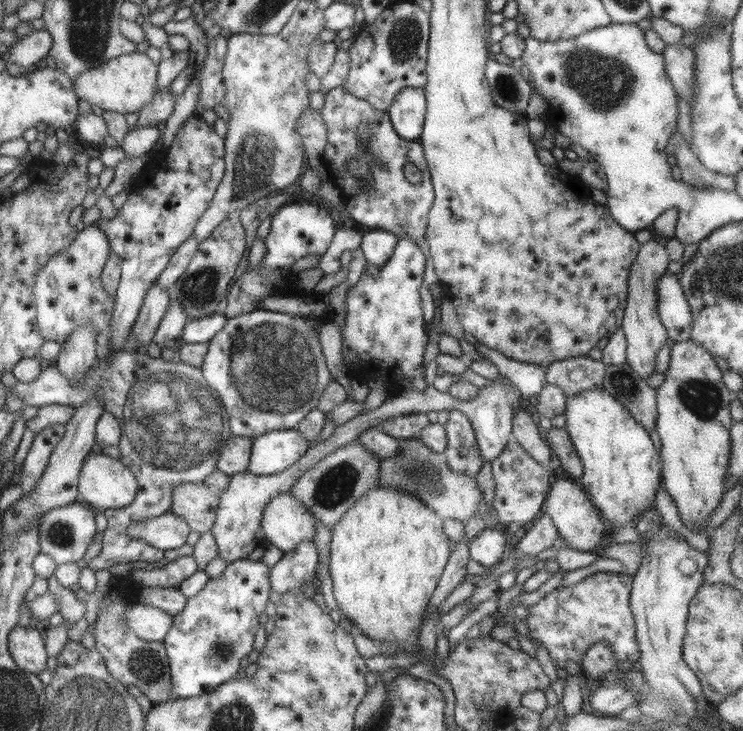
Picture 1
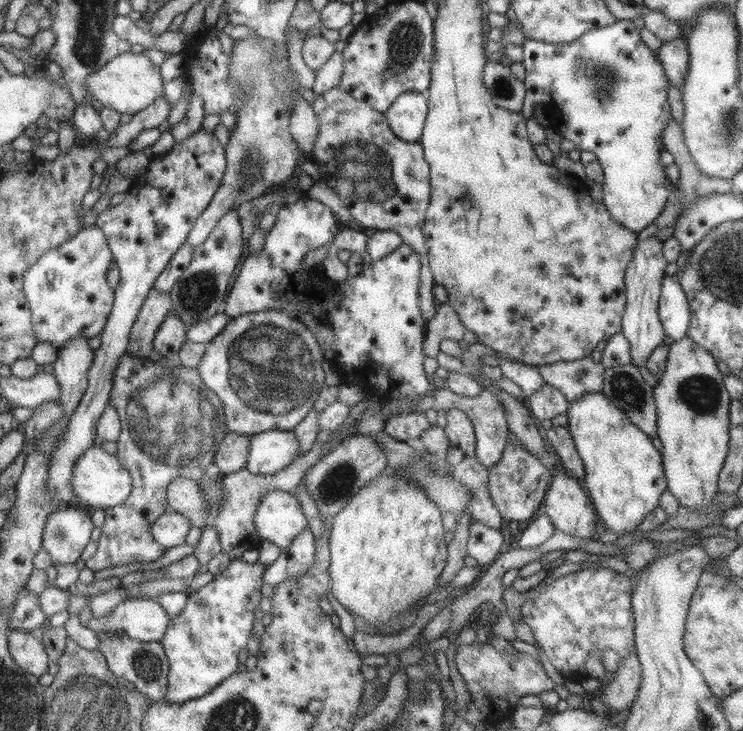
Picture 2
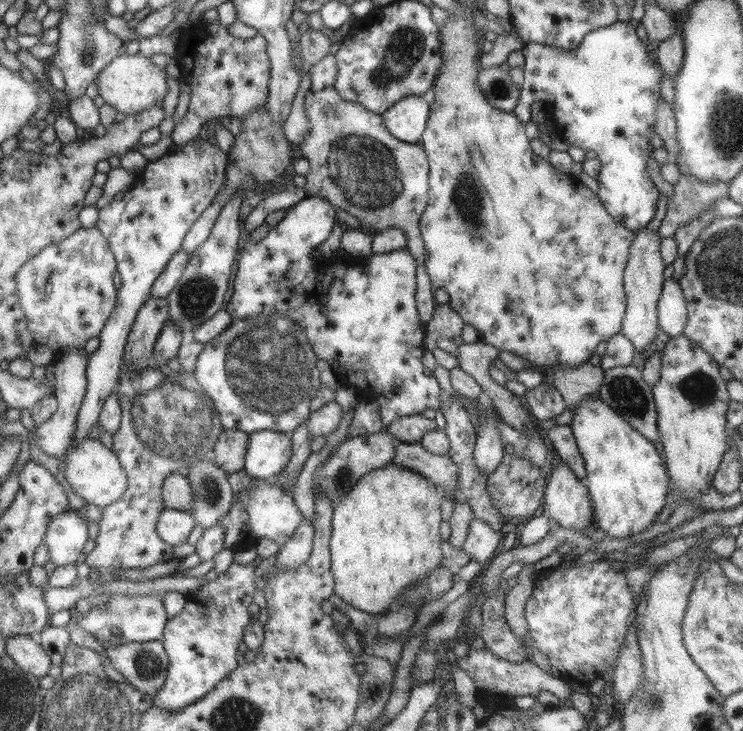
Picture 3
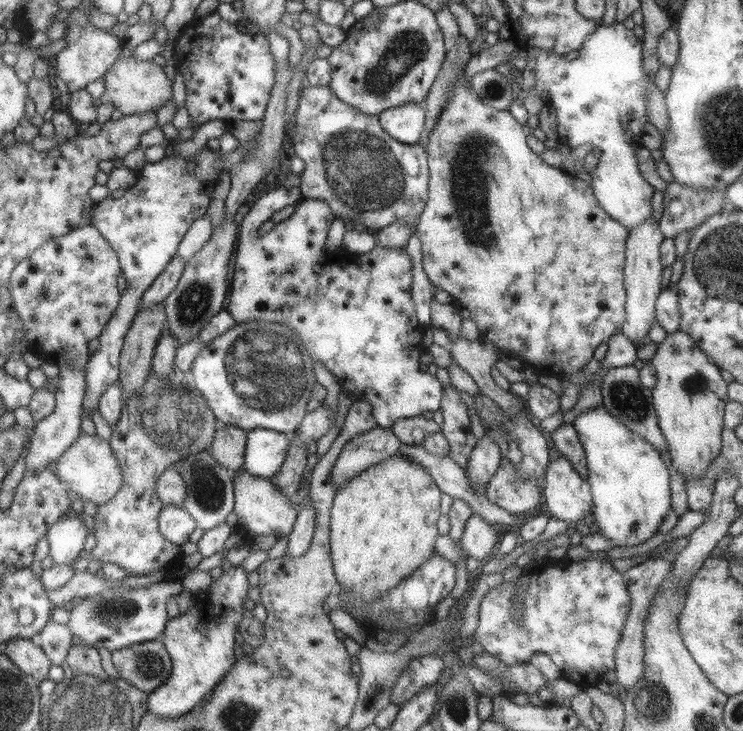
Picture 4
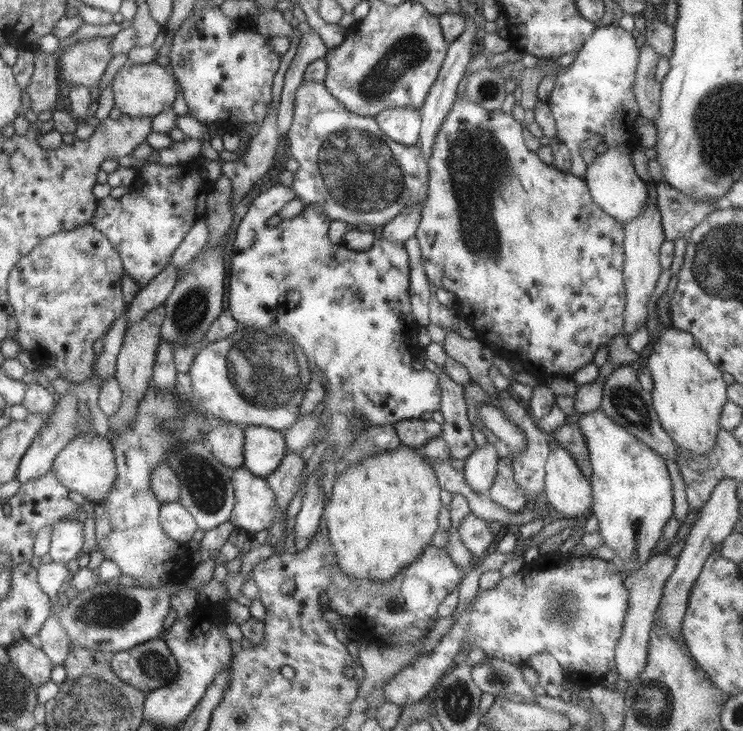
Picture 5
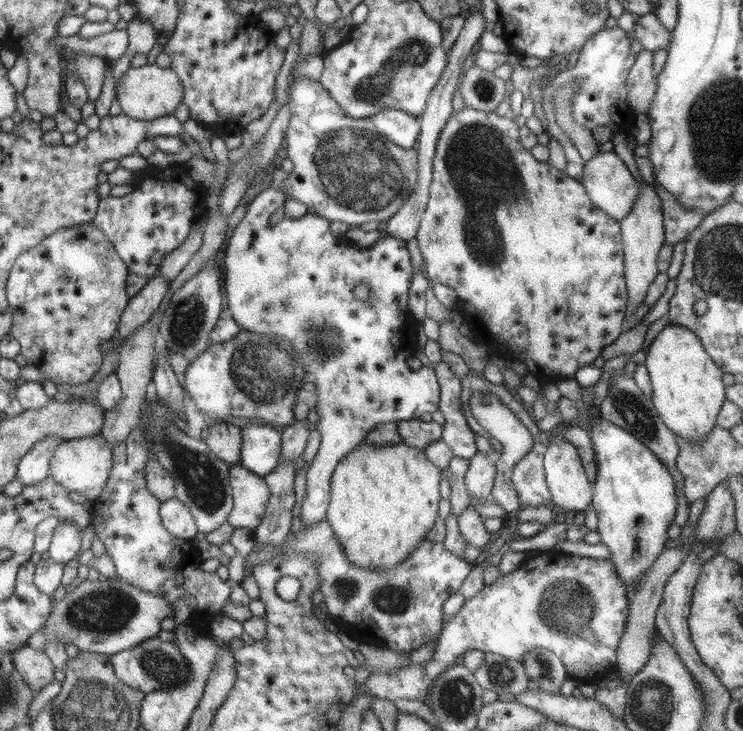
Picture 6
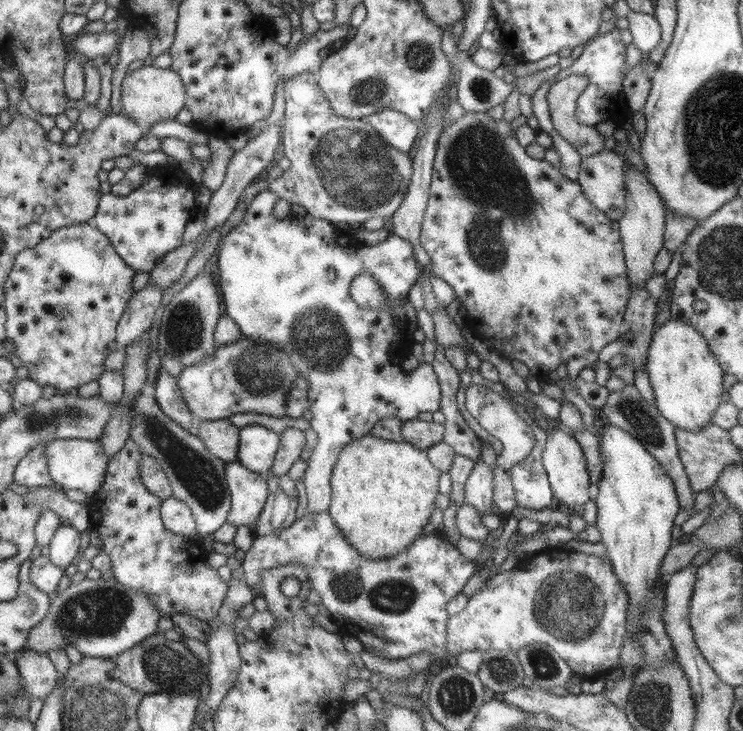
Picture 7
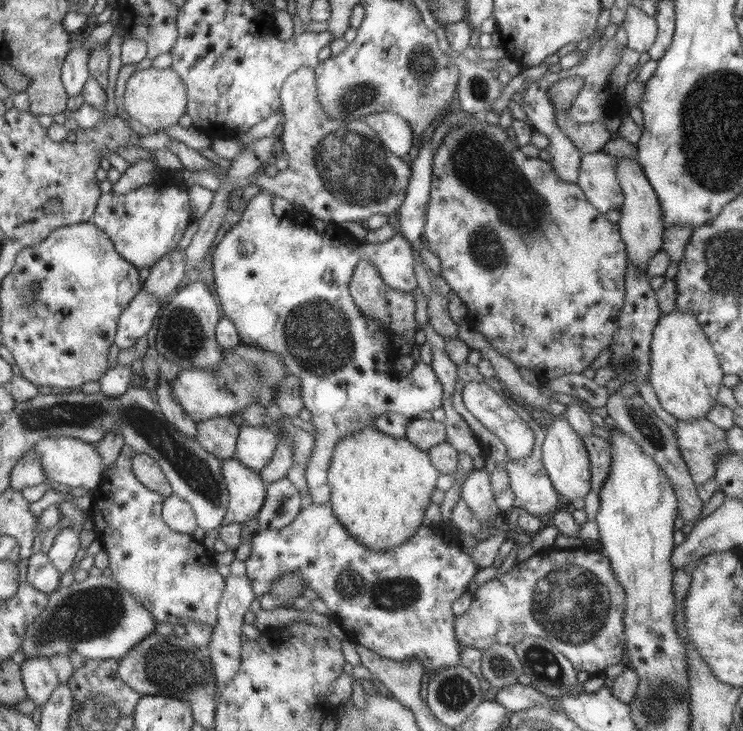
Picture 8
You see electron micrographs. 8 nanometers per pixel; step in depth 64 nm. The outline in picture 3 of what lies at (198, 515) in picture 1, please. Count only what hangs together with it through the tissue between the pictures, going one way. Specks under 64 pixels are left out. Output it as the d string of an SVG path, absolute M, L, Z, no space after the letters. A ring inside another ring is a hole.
M172 473L164 479L162 485L163 499L166 509L181 510L193 514L194 491L186 475Z

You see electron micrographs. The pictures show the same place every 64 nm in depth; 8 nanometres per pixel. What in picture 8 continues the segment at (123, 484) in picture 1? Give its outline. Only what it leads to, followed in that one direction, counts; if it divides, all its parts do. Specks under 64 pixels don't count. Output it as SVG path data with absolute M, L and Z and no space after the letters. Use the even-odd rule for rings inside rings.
M58 435L54 438L43 438L33 446L32 451L40 454L44 474L52 482L64 484L72 489L82 487L93 492L103 482L104 461L94 443Z

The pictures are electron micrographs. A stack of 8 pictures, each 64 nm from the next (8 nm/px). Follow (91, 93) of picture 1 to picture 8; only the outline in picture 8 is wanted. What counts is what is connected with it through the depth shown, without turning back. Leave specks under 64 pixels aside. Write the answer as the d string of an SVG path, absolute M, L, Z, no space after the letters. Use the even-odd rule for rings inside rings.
M152 66L132 73L126 82L121 103L142 131L158 132L178 123L179 118L187 112L187 90L180 75L171 67L159 69Z

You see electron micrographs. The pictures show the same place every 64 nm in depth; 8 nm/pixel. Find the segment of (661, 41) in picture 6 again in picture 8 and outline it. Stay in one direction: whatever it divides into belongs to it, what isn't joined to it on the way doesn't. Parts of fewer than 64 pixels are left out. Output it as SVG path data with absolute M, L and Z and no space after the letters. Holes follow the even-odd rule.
M629 3L626 17L622 23L628 34L627 47L646 55L658 36L658 25L655 17Z

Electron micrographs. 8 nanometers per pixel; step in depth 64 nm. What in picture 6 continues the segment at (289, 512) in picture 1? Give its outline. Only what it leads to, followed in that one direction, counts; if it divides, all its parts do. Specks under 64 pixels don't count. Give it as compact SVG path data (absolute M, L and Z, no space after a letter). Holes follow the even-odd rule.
M236 464L230 467L230 484L234 506L227 522L236 528L250 528L254 532L265 517L271 492L264 477L254 475Z

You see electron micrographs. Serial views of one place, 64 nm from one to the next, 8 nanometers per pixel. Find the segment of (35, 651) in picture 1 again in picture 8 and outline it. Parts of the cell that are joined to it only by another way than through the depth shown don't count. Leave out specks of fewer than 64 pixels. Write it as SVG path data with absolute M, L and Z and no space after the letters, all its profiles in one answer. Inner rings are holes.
M42 655L22 662L21 677L27 696L40 706L50 698L60 683L50 659Z

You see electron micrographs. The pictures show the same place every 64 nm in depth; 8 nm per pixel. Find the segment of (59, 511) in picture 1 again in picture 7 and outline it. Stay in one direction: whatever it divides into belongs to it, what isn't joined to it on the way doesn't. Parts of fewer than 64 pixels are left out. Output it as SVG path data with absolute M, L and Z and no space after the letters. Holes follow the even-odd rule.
M63 522L49 544L49 559L64 570L80 555L80 531Z

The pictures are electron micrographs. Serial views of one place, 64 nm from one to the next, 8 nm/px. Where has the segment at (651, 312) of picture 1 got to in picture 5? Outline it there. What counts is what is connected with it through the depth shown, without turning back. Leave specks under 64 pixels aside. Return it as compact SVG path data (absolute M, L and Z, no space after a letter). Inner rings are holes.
M647 202L647 207L641 215L625 224L625 263L623 266L624 284L626 291L625 317L623 324L624 335L631 335L640 330L648 320L648 302L656 288L658 276L663 271L661 267L661 244L666 240L661 223L661 212L658 207Z

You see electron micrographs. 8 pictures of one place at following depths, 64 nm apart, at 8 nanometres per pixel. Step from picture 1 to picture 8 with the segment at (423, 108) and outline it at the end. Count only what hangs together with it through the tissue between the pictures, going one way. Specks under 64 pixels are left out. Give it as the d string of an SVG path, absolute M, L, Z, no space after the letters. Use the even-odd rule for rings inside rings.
M377 112L368 114L362 118L383 146L398 156L404 157L414 146L414 130L412 125L395 112Z

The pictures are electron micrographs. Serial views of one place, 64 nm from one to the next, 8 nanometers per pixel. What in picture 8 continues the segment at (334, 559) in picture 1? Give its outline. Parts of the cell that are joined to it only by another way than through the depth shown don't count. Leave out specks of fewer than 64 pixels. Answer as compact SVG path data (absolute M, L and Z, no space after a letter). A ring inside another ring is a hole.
M367 426L347 434L333 450L328 484L331 489L330 504L336 518L357 542L370 550L391 550L404 544L422 526L422 518L430 506L436 480L441 473L432 465L428 451L420 450L406 437L392 438L374 426Z

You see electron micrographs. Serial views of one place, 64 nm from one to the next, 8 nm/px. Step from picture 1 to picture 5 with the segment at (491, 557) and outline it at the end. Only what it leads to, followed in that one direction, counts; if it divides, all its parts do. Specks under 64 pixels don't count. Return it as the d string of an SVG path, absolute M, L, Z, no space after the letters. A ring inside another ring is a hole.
M471 512L462 520L462 524L459 524L458 531L468 552L480 560L484 558L486 550L489 550L494 542L495 534L490 530L489 522Z

